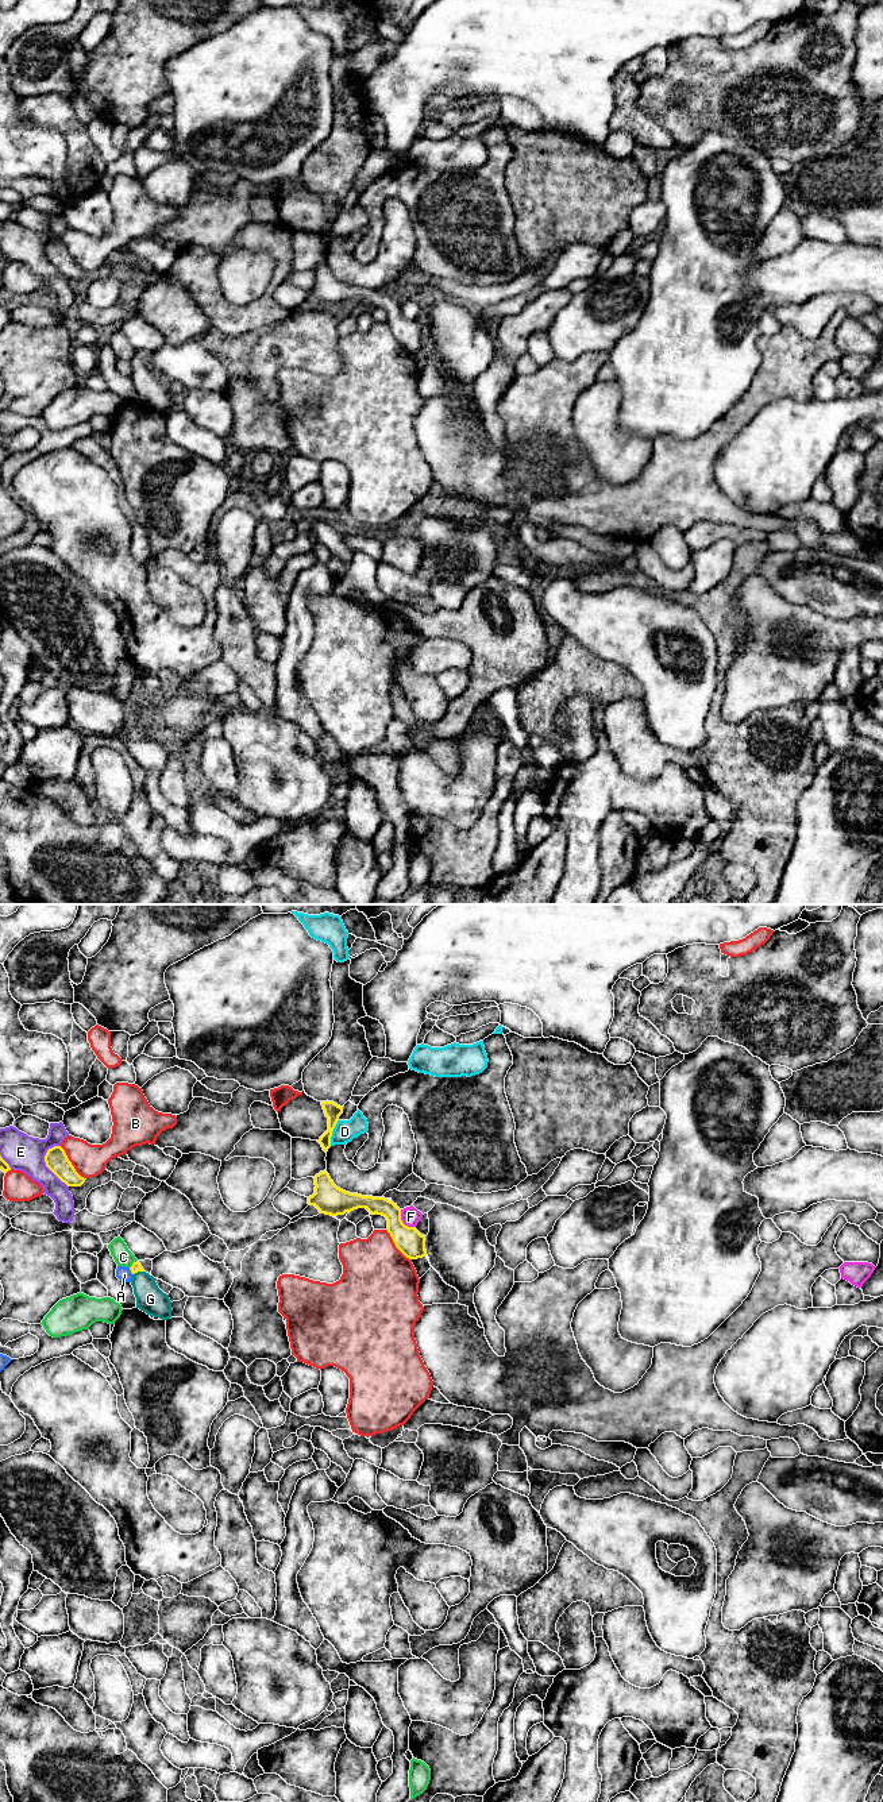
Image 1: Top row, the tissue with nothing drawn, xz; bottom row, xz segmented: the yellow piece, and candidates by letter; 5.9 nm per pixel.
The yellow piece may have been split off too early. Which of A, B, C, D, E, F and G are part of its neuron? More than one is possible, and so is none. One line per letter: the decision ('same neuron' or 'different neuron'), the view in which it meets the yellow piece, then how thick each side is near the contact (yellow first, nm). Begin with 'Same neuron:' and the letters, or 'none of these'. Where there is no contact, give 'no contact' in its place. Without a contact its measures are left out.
Same neuron: G
A: different neuron | xz | 60/90 nm
B: different neuron | xz | 140/190 nm
C: different neuron | xz | 60/110 nm
D: different neuron | xz | 100/140 nm
E: different neuron | xz | 140/220 nm
F: different neuron | xz | 160/110 nm
G: same neuron | xz | 60/170 nm

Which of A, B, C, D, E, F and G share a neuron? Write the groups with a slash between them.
A / B / C / D / E / F / G

